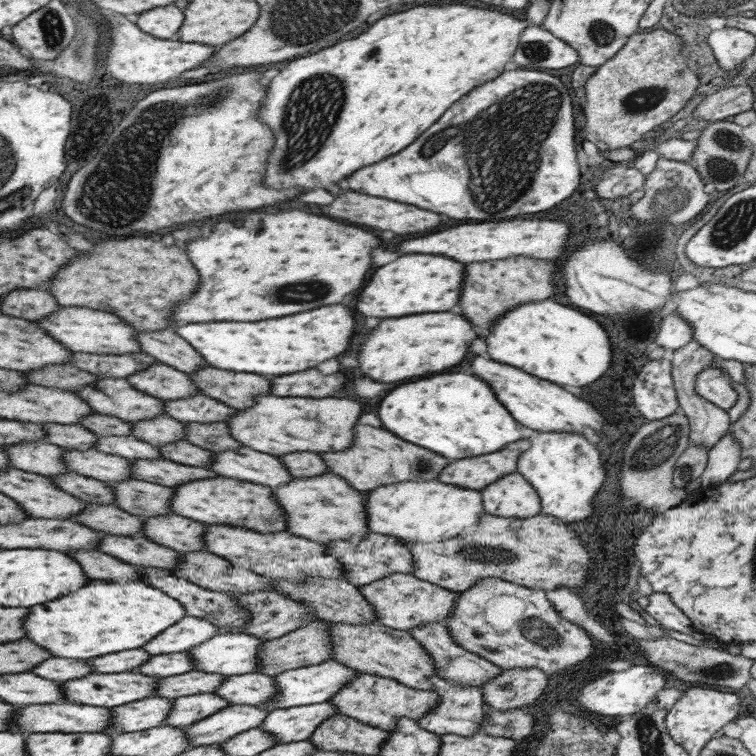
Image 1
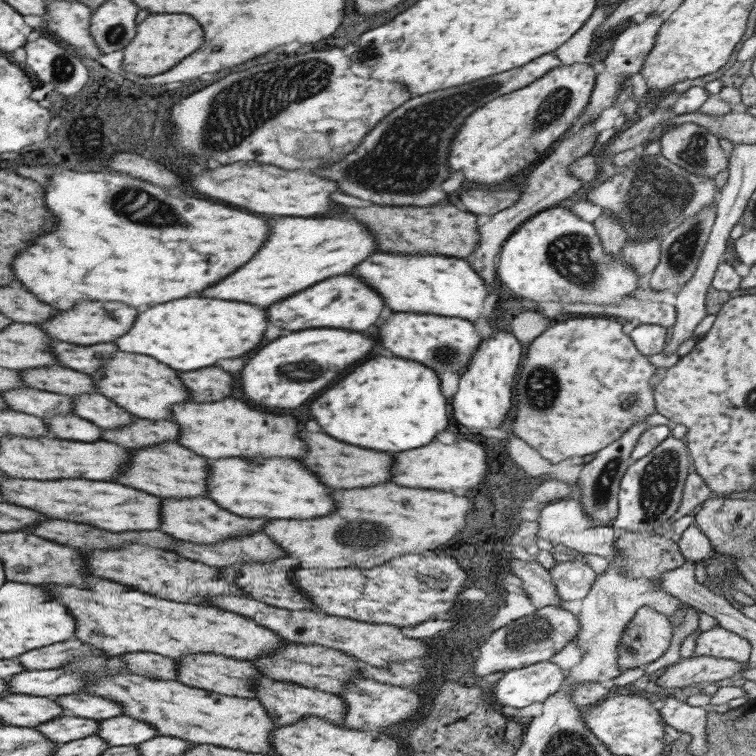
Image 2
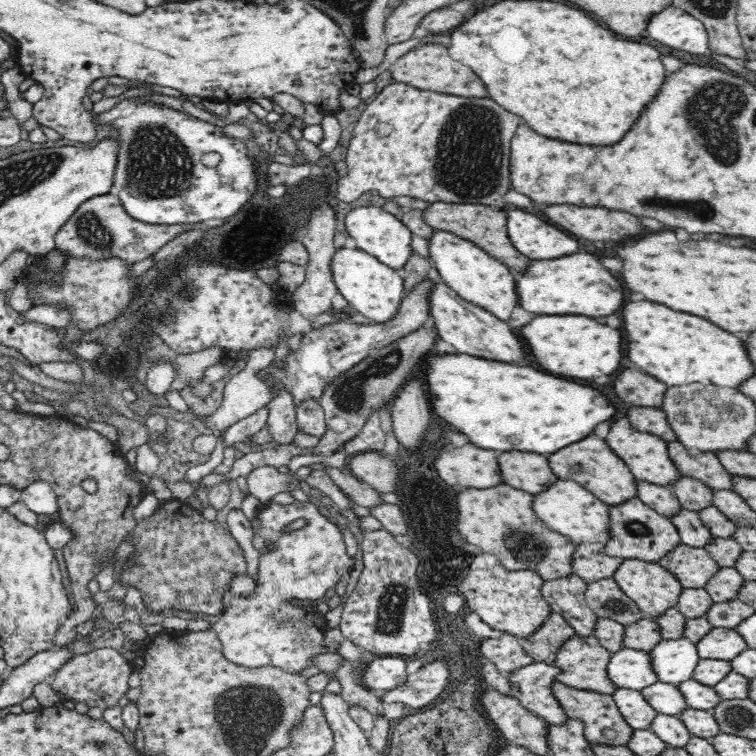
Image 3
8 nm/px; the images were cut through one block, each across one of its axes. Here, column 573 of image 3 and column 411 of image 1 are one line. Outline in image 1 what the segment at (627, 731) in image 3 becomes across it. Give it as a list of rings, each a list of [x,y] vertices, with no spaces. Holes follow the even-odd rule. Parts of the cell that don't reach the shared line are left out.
[[[355,671],[355,677],[343,684],[343,687],[339,687],[339,691],[335,691],[327,701],[333,704],[337,713],[389,732],[395,729],[395,719],[399,717],[407,717],[414,721],[423,717],[423,714],[431,711],[431,707],[435,707],[437,697],[439,696],[432,690],[409,688],[393,679]]]

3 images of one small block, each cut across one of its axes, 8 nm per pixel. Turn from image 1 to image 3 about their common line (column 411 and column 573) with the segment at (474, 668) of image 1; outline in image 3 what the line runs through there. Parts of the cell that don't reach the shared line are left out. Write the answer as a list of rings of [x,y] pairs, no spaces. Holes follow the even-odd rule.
[[[552,612],[542,628],[526,640],[522,640],[524,650],[535,660],[556,666],[556,656],[560,648],[568,643],[577,633],[561,615]]]

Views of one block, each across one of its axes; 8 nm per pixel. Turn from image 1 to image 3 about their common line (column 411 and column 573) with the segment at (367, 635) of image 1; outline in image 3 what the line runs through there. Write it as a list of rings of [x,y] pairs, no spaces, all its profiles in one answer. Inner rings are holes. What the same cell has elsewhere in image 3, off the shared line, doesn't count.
[[[577,635],[564,644],[556,656],[556,666],[560,670],[556,679],[572,688],[613,696],[618,688],[612,683],[612,679],[608,675],[608,662],[610,662],[611,656],[612,653],[602,646],[596,636],[580,637]]]

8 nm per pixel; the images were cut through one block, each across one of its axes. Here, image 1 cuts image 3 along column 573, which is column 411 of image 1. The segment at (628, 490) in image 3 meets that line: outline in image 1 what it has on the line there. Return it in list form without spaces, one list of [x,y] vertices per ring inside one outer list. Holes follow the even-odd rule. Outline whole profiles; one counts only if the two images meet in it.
[[[355,424],[353,442],[349,448],[345,448],[343,452],[337,452],[337,454],[322,453],[321,460],[327,466],[327,473],[339,476],[349,484],[350,488],[359,493],[369,492],[378,486],[401,481],[437,480],[439,471],[443,471],[443,466],[449,463],[449,460],[437,456],[435,452],[417,448],[415,444],[407,444],[381,428],[363,426],[363,424]]]

